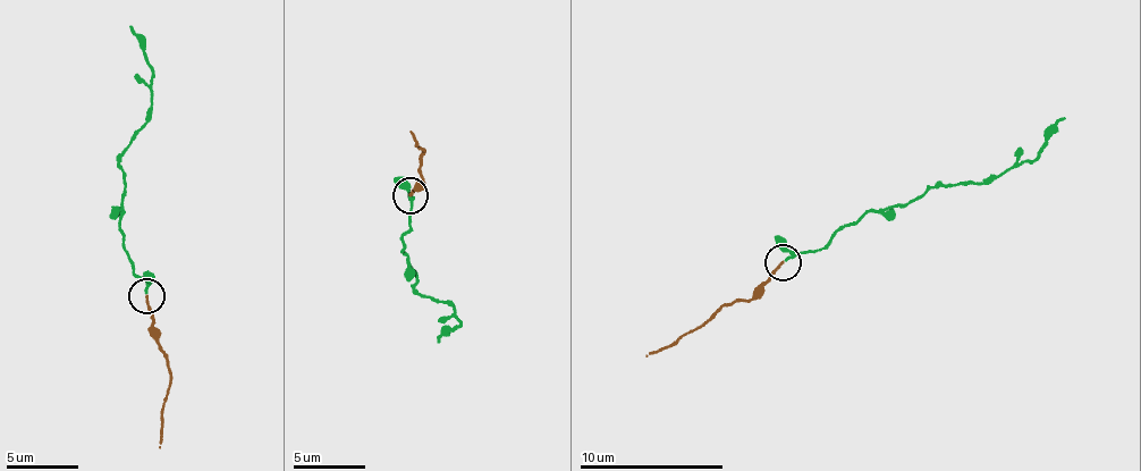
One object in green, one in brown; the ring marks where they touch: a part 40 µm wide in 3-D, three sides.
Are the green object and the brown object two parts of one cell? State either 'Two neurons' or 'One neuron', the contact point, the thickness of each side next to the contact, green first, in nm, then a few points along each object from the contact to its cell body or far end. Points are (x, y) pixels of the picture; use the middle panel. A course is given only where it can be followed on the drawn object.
Two neurons. Place: (410, 195). Thickness 170 nm (green) against 160 nm. Course of green: (410, 196), (412, 226), (403, 245), (416, 274), (413, 287), (445, 303), (458, 318), (437, 343). Course of brown: (411, 195), (423, 179), (423, 157), (427, 150), (412, 131)

